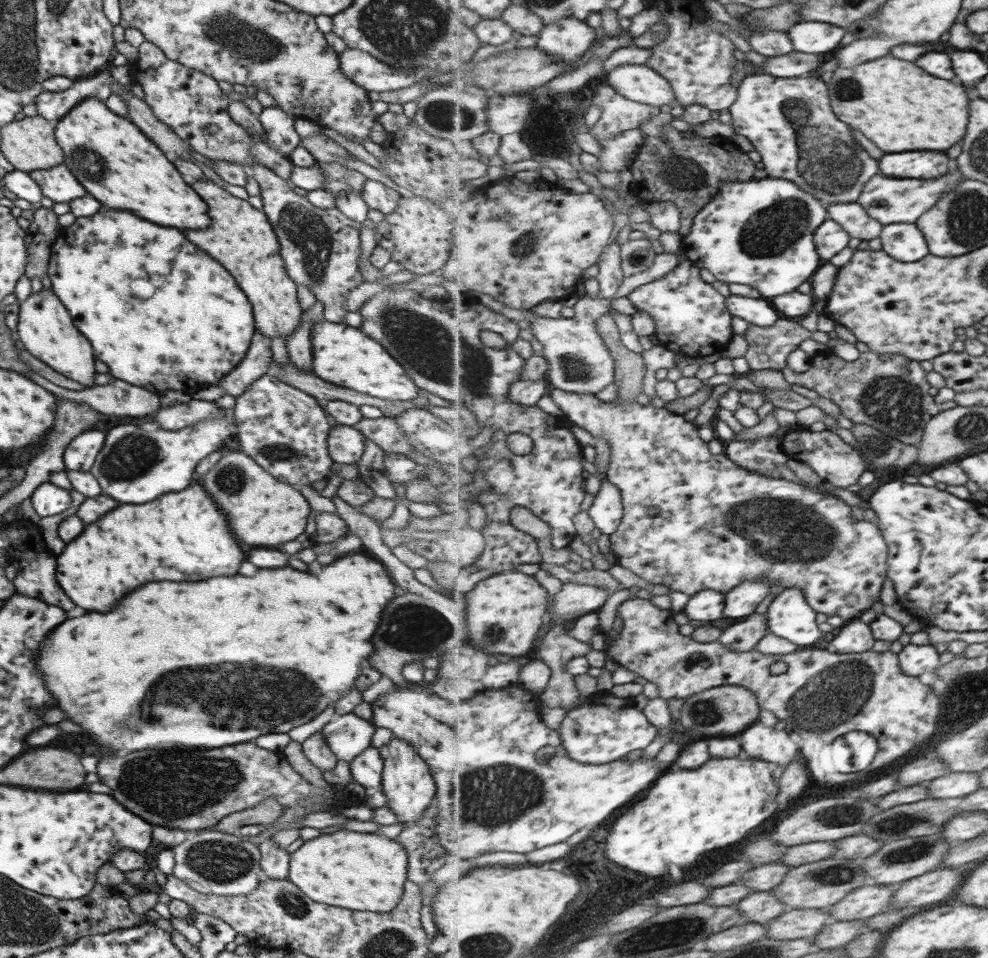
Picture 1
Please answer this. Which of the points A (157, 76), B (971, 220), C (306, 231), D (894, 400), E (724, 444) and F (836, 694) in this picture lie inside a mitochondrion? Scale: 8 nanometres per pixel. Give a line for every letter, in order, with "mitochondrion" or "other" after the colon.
A: other
B: mitochondrion
C: mitochondrion
D: mitochondrion
E: other
F: mitochondrion

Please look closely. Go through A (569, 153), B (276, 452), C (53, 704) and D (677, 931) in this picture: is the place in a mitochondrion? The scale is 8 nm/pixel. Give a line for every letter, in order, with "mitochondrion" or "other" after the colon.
A: other
B: mitochondrion
C: other
D: mitochondrion

